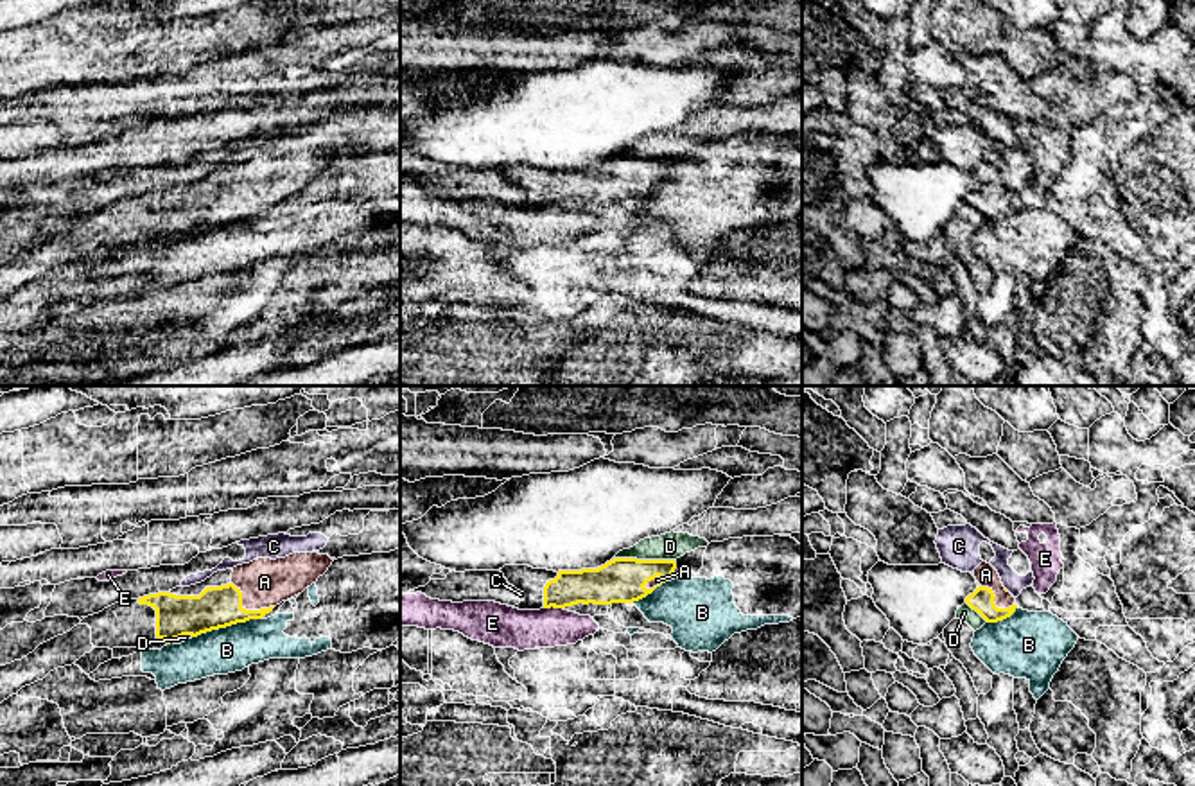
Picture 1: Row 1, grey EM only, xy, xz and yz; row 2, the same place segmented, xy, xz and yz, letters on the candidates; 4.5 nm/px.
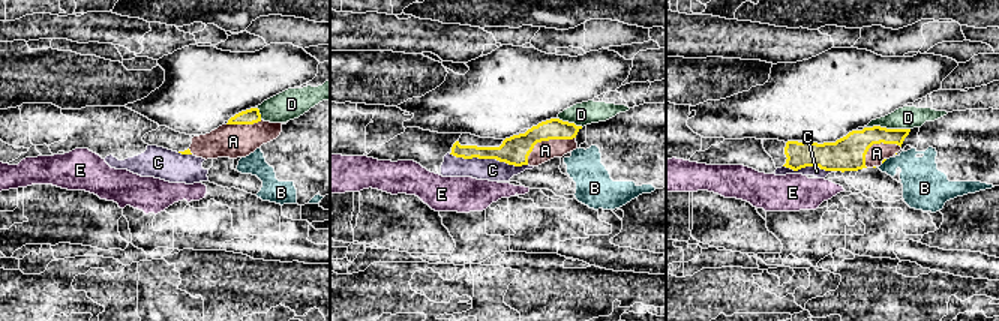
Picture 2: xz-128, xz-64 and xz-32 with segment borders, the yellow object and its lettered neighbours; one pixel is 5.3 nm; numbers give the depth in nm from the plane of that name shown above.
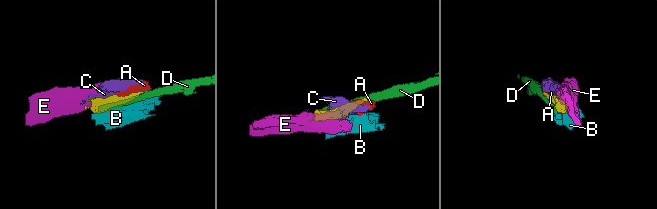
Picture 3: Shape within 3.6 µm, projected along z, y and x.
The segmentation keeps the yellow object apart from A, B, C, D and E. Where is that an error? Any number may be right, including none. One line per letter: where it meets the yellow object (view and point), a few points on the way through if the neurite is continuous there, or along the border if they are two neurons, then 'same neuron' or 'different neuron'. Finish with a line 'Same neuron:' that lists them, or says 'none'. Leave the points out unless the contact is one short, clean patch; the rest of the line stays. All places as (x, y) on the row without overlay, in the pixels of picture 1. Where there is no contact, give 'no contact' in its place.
A: xy (244, 207) | same neuron
B: xy (226, 223) | different neuron
C: no contact | different neuron
D: xz (645, 158) | different neuron
E: xz (553, 203) | along xz (562, 205), (544, 207) | different neuron
Same neuron: A

